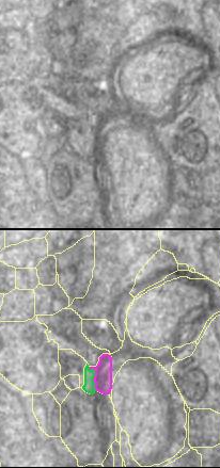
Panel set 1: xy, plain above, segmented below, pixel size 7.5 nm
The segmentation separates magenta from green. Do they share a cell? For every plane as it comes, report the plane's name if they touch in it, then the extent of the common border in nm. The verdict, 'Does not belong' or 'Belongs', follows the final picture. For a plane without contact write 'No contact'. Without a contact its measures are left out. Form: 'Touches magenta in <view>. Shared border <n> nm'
Touches magenta in xy. Shared border 190 nm

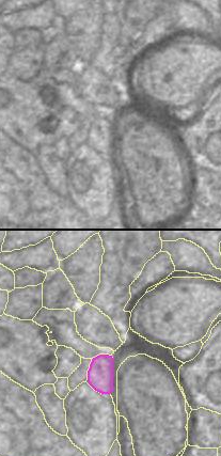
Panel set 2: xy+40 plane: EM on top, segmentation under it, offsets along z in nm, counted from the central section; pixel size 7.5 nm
Touches magenta in xy+40. Shared border 40 nm

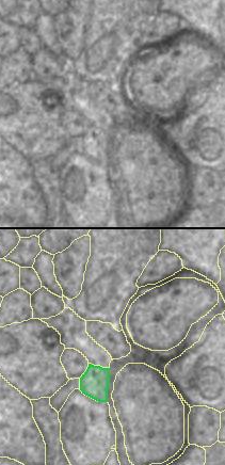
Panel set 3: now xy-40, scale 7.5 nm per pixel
No contact

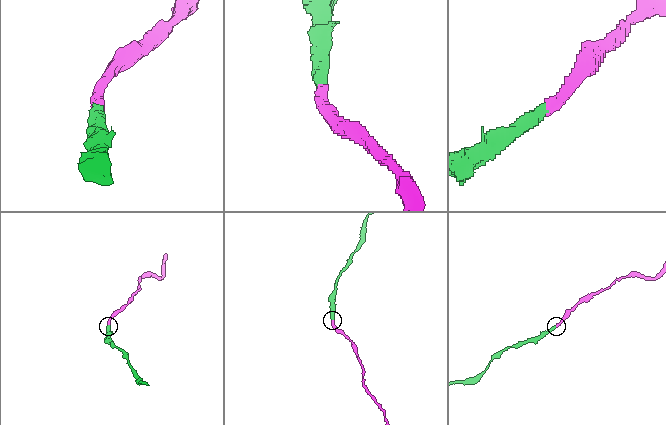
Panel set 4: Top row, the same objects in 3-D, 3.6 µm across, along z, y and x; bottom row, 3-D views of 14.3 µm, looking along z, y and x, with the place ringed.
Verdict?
Belongs

